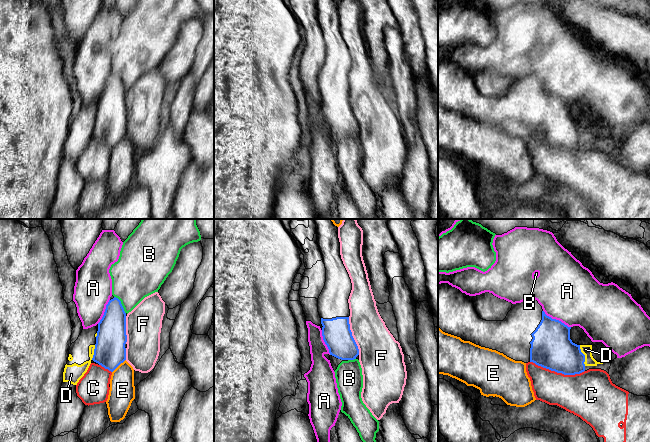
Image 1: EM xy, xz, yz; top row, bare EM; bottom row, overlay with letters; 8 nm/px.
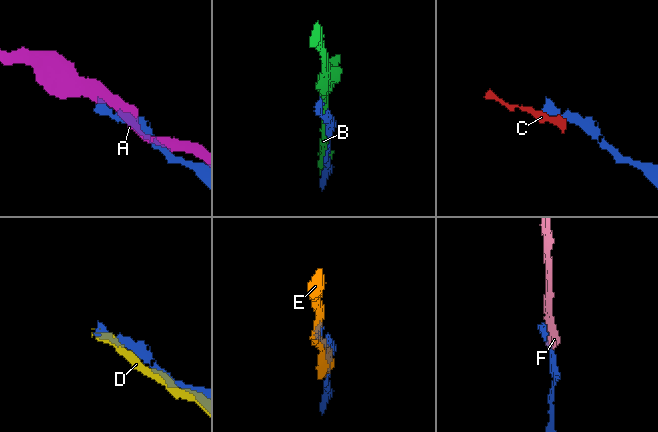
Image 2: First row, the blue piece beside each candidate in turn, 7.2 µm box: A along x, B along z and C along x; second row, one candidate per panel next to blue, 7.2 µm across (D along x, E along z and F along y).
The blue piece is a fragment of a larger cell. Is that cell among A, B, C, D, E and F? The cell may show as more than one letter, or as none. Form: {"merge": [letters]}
{"merge": []}

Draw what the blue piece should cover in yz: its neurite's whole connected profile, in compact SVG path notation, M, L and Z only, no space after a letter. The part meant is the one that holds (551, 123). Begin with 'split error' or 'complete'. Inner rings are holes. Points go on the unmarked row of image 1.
split error; M448 59L438 60L438 104L464 117L503 129L515 137L533 138L564 151L585 147L585 131L581 128L580 121L570 115L571 103L547 92L534 74L513 80L503 97L486 97L478 92L473 73Z

